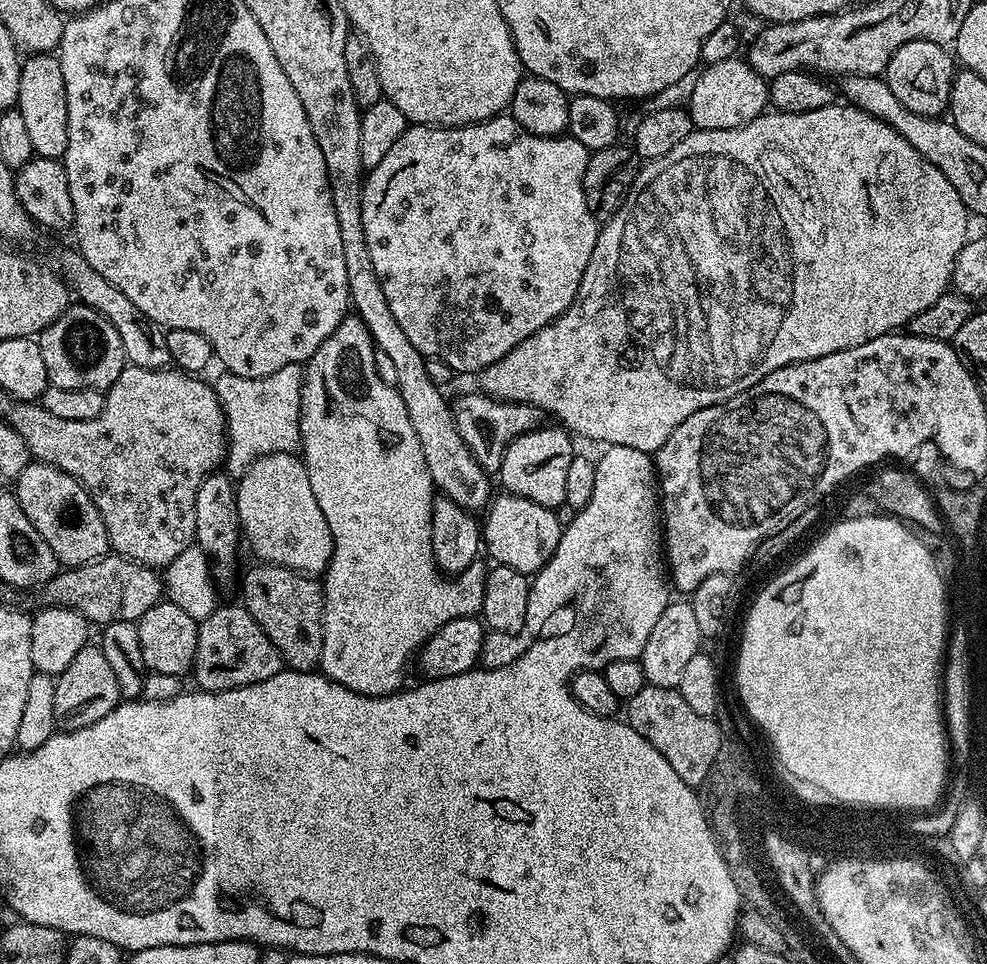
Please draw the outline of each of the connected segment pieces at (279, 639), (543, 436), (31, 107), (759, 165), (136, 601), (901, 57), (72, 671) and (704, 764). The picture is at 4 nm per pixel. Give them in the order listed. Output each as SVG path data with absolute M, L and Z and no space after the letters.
M256 562L253 565L240 584L241 590L244 591L244 597L242 597L244 609L252 615L254 622L258 622L258 626L262 626L266 638L274 642L278 654L291 671L313 671L320 663L324 637L324 594L321 581L303 572L283 568L281 564Z
M541 426L514 438L514 442L510 442L510 446L504 451L498 479L505 493L521 496L530 502L538 502L538 506L555 510L566 498L566 473L574 449L573 437L563 427L552 427L556 428Z
M32 54L20 65L16 107L26 121L30 146L36 156L60 160L66 154L68 119L66 118L66 86L59 59L52 54Z
M833 102L830 106L822 106L822 110L810 110L802 114L768 110L765 111L764 115L754 118L754 122L741 128L693 130L689 136L682 138L682 142L678 142L678 146L674 146L674 150L670 150L670 154L662 154L662 158L647 161L637 171L632 189L628 191L628 199L625 200L624 205L610 219L603 221L594 246L594 254L590 254L590 262L582 274L582 282L578 286L578 294L574 298L574 302L557 320L550 321L542 330L530 334L530 338L526 338L521 344L514 346L514 350L506 353L498 362L486 366L478 376L478 380L480 380L479 391L494 400L514 400L518 404L538 406L541 413L548 415L549 412L556 419L553 421L559 422L569 433L575 434L577 437L580 435L585 436L588 440L601 440L601 445L604 446L614 444L630 446L634 450L655 454L664 445L666 438L670 438L670 434L674 434L674 430L678 430L678 426L682 426L682 422L686 422L686 418L690 418L690 414L698 414L698 410L702 410L706 406L714 406L734 398L738 393L745 392L750 386L754 386L759 380L766 378L766 374L770 374L782 366L790 366L803 360L822 358L826 354L834 354L838 350L862 346L862 342L870 342L879 336L895 333L907 326L915 316L922 314L922 310L934 306L934 302L938 302L941 294L949 291L952 283L952 271L954 270L954 258L958 258L958 250L962 250L962 246L970 239L968 220L970 221L968 207L962 202L958 190L954 190L950 178L946 178L946 174L942 174L942 170L938 170L938 166L928 162L918 150L914 150L914 146L910 146L910 142L906 142L906 138L902 134L898 134L886 122L866 114L850 103Z
M109 554L77 568L65 567L57 571L50 582L43 584L40 594L39 603L43 607L75 608L93 625L103 626L123 620L138 622L146 610L161 603L165 590L161 573L157 569L127 560L125 556Z
M915 40L898 46L882 78L890 90L894 90L894 98L898 98L906 110L914 110L914 114L923 116L940 116L947 109L950 98L954 75L952 64L954 65L953 57L945 45Z
M95 643L85 644L62 674L55 677L54 686L54 718L57 729L65 732L77 732L86 726L94 726L98 718L106 718L110 710L114 710L121 704L120 687L118 680L114 678L114 670L110 662L106 662L106 654Z
M645 683L634 698L626 702L626 712L628 716L626 723L635 732L642 734L666 762L670 762L670 767L686 782L690 787L699 789L703 785L706 774L710 774L710 766L714 766L714 758L718 755L718 746L722 741L720 728L711 716L697 714L690 705L686 703L686 698L675 688L663 688Z

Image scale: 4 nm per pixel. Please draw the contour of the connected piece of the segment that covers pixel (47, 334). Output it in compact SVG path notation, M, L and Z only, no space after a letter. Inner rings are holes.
M79 302L69 303L68 309L54 322L50 322L50 326L46 326L39 333L38 343L46 362L48 383L66 390L98 390L107 393L108 387L126 367L118 330L110 326L101 312Z

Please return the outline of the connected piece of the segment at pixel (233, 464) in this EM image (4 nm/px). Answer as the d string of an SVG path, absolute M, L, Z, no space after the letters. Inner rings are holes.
M282 366L282 370L274 370L274 374L266 374L266 378L242 378L227 370L221 373L214 380L214 387L224 407L224 427L228 430L227 471L239 478L254 461L271 452L295 453L300 447L303 367Z

